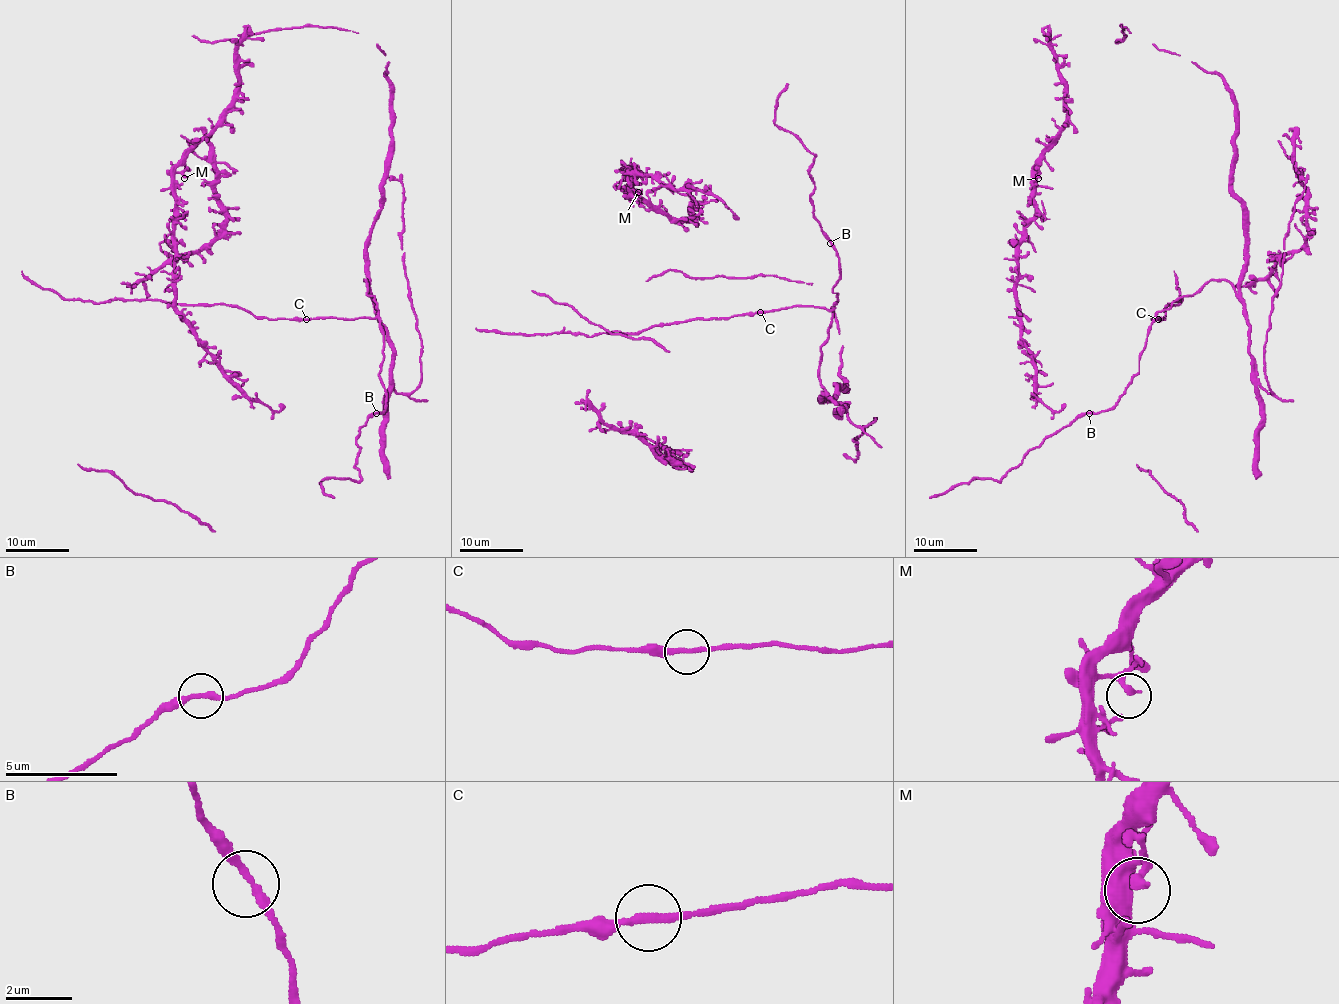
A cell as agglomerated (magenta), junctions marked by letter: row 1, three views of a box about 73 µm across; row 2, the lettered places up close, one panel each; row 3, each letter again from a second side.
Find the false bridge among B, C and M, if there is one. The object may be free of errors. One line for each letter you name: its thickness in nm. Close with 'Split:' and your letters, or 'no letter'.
Split: no letter

